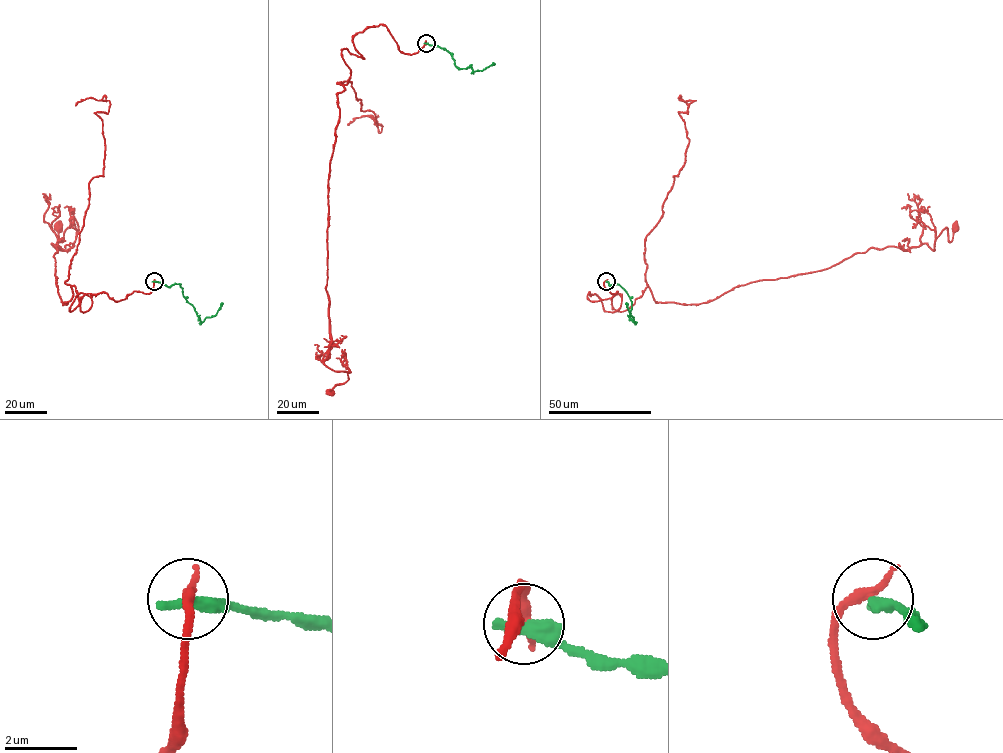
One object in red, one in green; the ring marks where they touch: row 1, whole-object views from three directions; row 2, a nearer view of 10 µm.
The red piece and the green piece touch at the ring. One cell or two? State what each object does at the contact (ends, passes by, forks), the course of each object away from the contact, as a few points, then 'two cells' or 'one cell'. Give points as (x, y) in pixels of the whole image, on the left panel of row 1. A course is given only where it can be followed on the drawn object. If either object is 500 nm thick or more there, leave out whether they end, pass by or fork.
red ends there; green ends there; red runs (154, 281), (70, 311), (52, 243), (76, 230), (58, 227); green runs (154, 281), (170, 286), (179, 284), (185, 299), (202, 322), (213, 316), (223, 303); two cells

